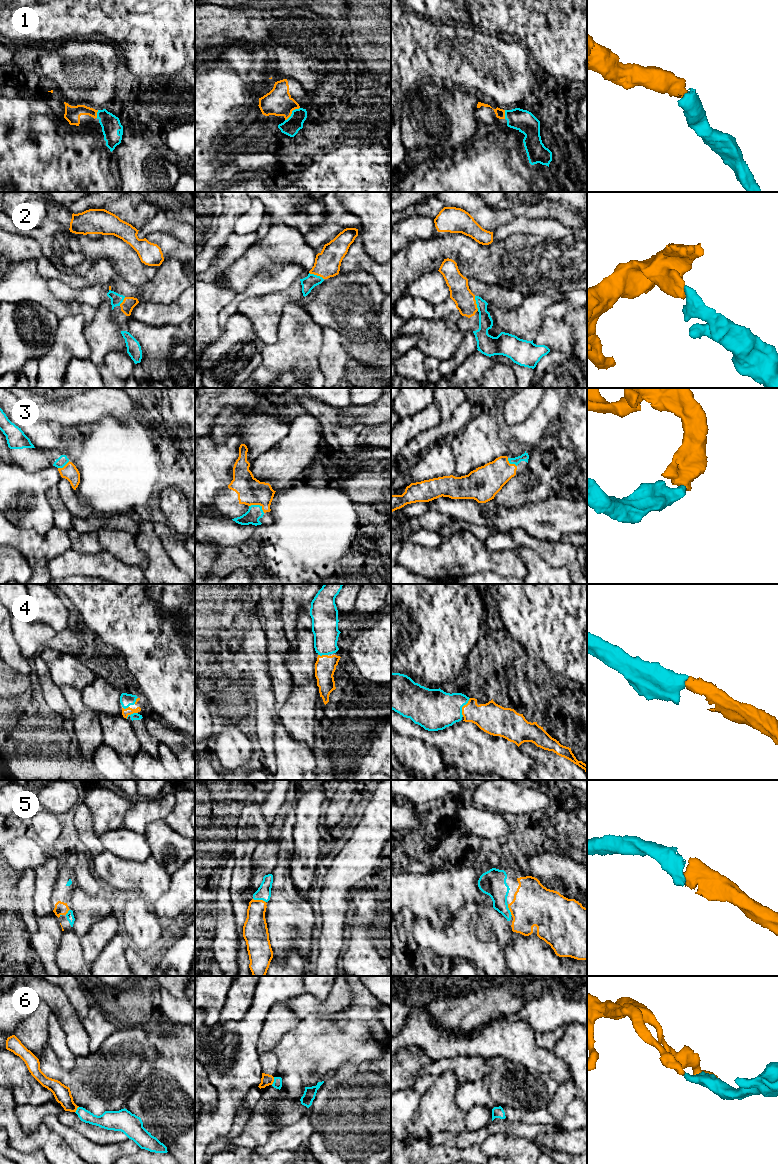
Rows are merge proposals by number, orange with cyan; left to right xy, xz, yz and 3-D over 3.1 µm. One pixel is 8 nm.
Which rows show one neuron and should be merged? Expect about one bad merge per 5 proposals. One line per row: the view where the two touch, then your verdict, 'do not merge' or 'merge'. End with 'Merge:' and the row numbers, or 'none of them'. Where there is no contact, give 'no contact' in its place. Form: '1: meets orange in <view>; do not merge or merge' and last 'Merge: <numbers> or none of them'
1: meets orange in xz; merge
2: meets orange in xz; merge
3: meets orange in xz; merge
4: meets orange in yz; merge
5: meets orange in xz; merge
6: meets orange in xz; do not merge
Merge: 1, 2, 3, 4, 5

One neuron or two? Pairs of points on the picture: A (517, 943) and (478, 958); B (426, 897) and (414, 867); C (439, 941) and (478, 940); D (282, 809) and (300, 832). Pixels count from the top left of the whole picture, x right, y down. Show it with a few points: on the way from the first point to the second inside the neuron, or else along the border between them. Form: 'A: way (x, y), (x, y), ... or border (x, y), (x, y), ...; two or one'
A: border (513, 932), (504, 952), (506, 965); two
B: border (436, 870), (430, 873), (402, 872); two
C: way (449, 941), (468, 941); one
D: border (305, 793), (300, 798), (294, 813); two

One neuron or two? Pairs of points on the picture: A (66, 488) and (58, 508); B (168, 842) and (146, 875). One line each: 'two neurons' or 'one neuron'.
A: two neurons
B: two neurons

